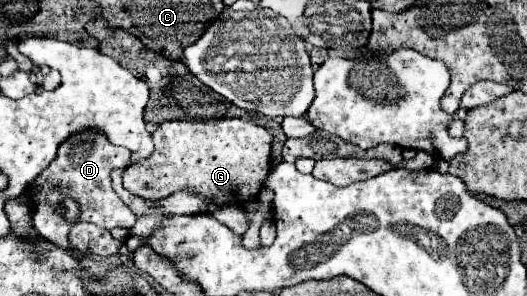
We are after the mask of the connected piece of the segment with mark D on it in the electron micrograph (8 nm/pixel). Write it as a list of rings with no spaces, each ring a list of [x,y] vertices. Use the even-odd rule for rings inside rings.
[[[88,130],[88,132],[80,132],[80,134],[74,134],[72,138],[68,138],[58,148],[56,160],[26,188],[26,194],[32,202],[32,226],[34,226],[34,230],[42,238],[66,248],[78,260],[82,260],[84,254],[70,248],[70,244],[68,244],[68,230],[76,220],[92,222],[92,224],[106,228],[106,230],[116,228],[116,226],[130,230],[136,222],[136,216],[116,196],[116,192],[112,190],[112,184],[110,184],[110,172],[114,168],[126,168],[128,164],[130,164],[128,150],[122,146],[110,144],[106,140],[106,136],[100,132]],[[66,196],[74,198],[80,204],[82,212],[76,220],[66,220],[64,216],[56,214],[56,208],[60,206],[62,198],[66,198]]]

